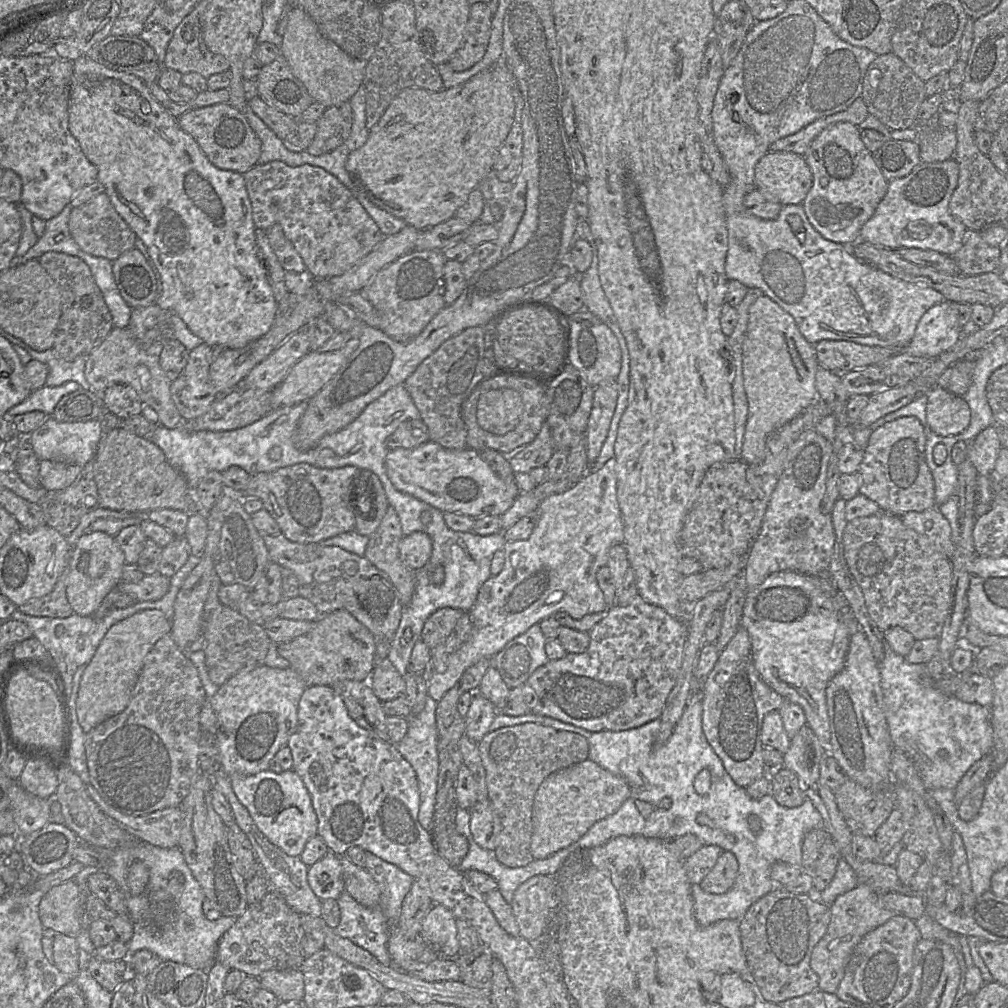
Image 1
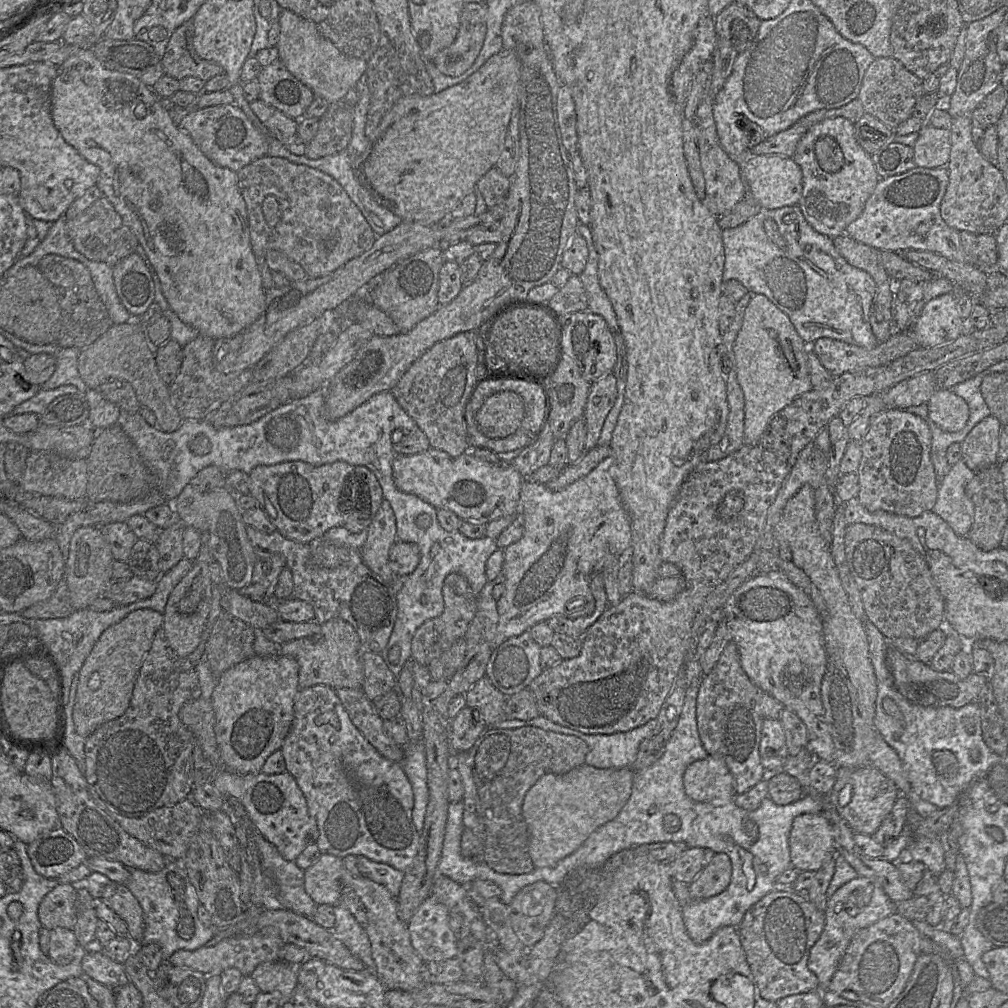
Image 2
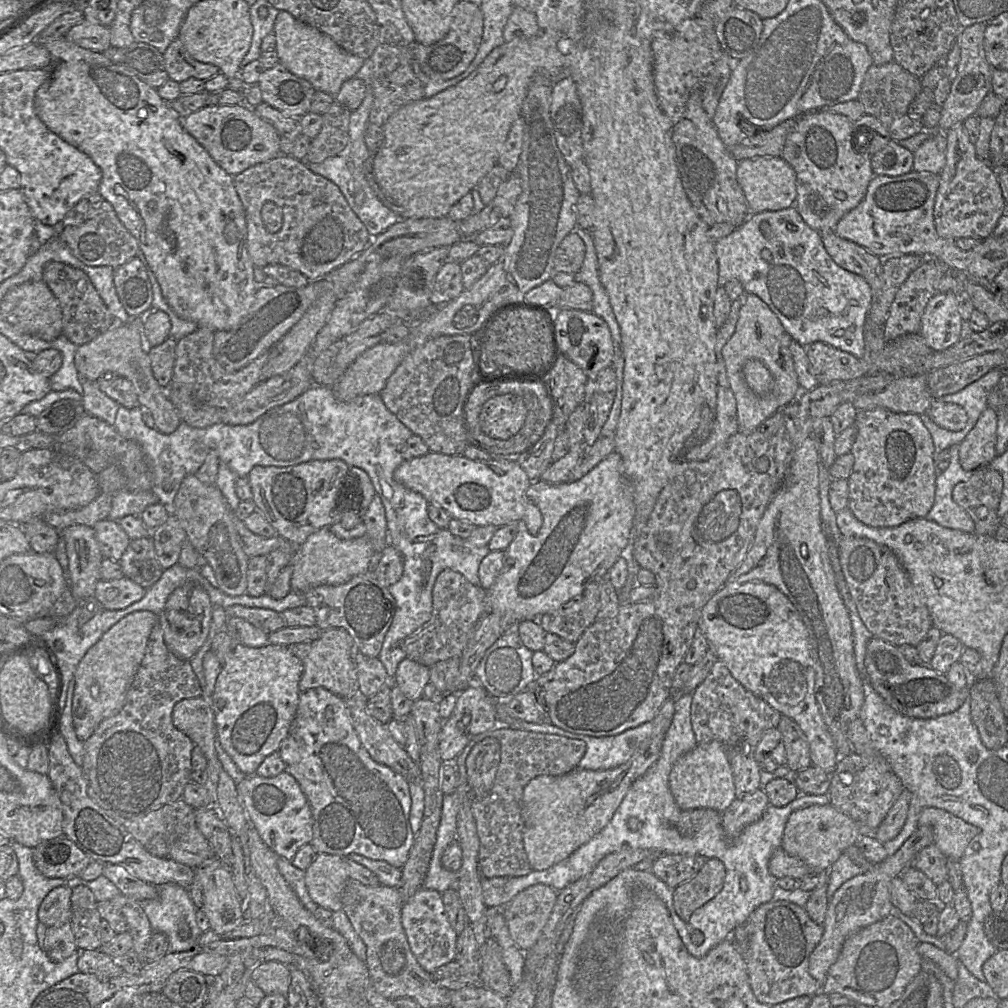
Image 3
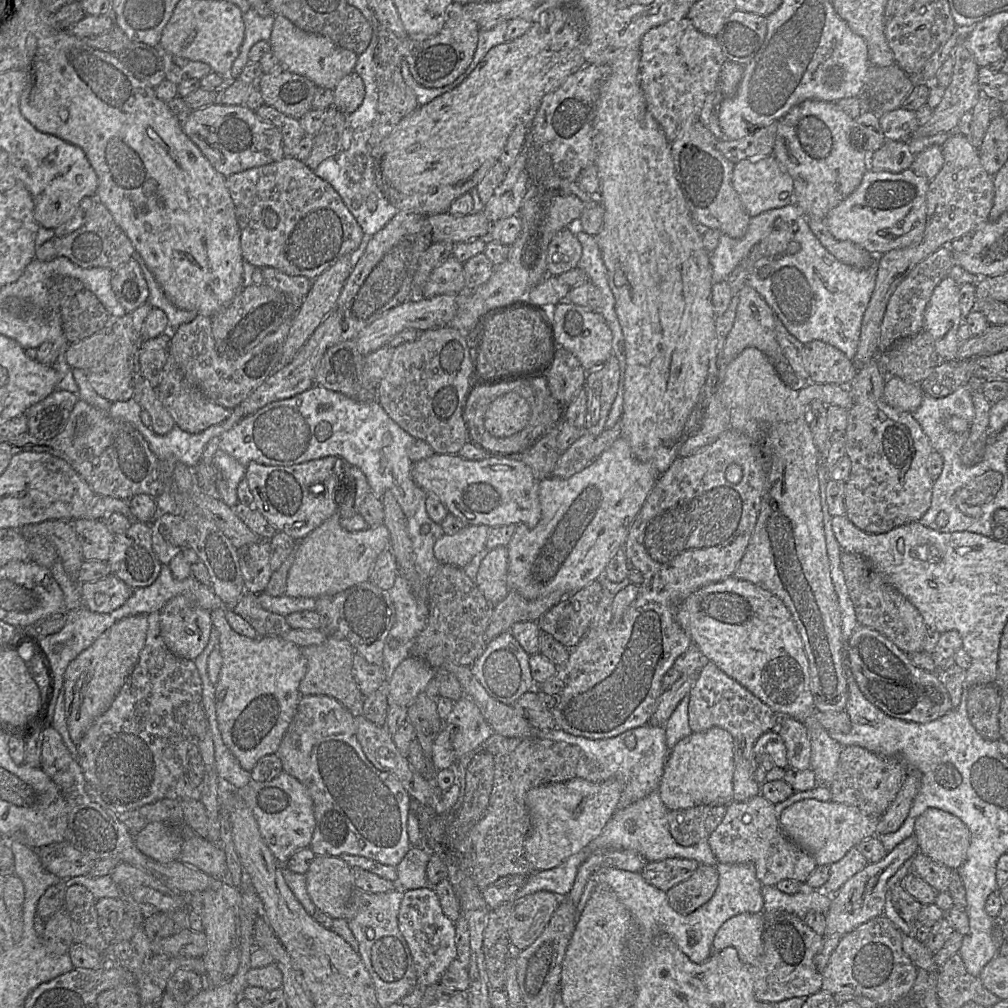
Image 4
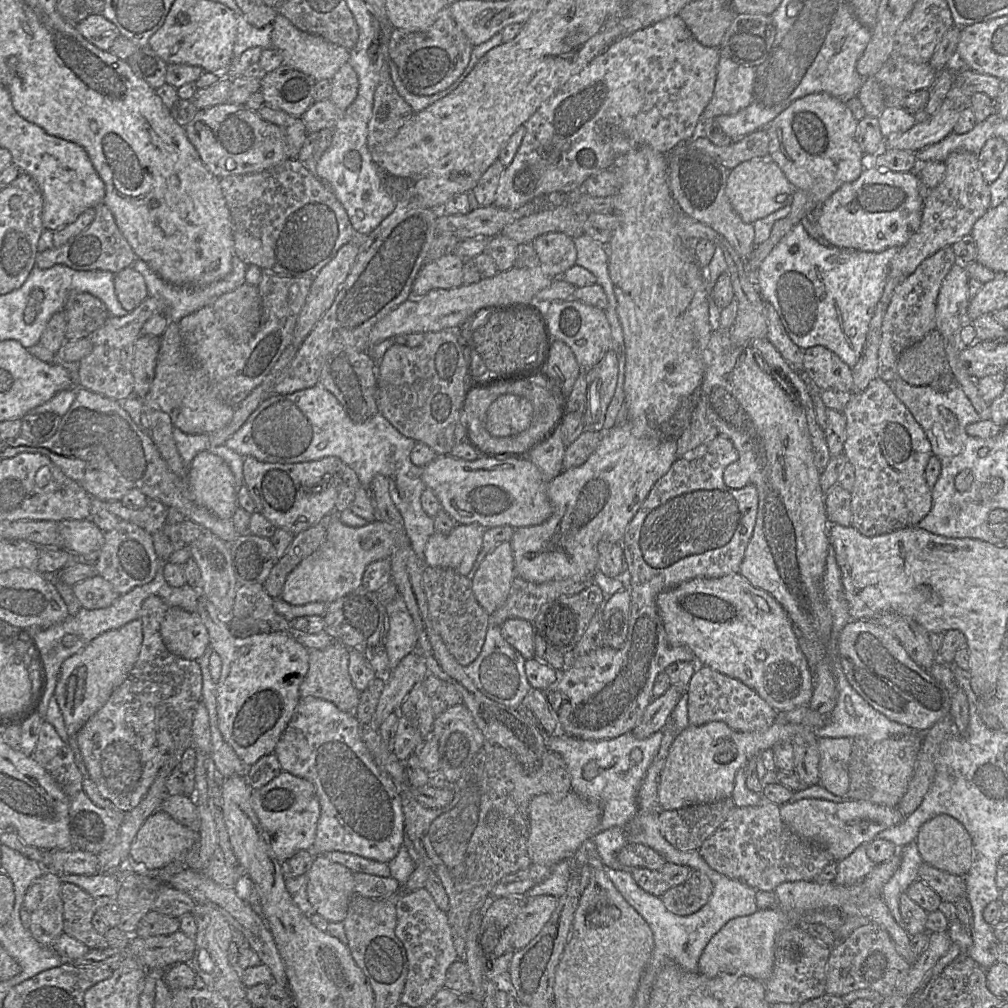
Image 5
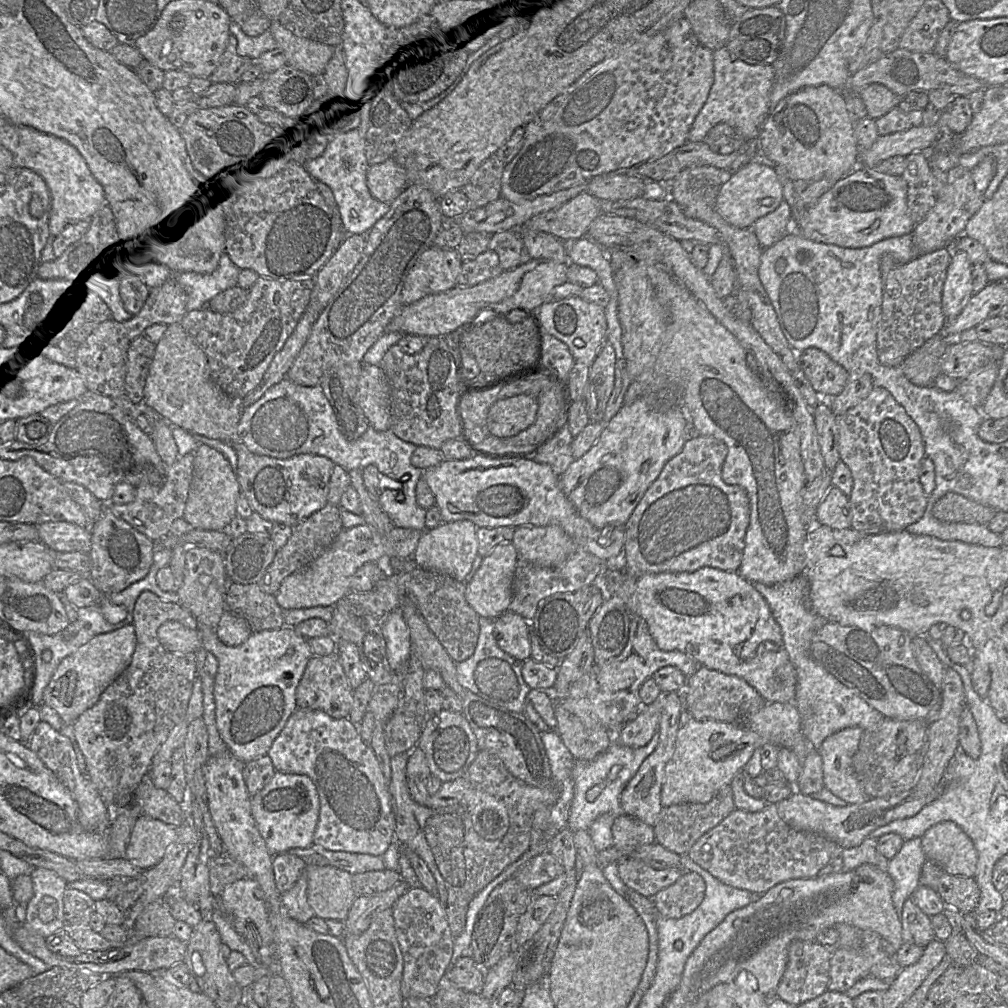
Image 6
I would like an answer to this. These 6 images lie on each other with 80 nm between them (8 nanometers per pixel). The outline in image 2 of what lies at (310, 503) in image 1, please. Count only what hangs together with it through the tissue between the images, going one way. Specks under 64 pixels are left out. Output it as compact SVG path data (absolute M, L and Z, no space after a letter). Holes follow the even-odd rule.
M301 461L258 466L249 474L250 496L259 502L276 530L285 538L303 544L315 544L331 528L344 526L345 513L340 508L340 502L346 484L351 483L349 480L353 470L353 465L342 461L321 466L312 466Z

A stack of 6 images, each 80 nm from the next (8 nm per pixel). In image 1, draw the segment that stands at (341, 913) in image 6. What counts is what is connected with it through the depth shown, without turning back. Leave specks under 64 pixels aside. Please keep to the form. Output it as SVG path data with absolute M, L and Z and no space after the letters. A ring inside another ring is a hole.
M328 852L308 869L308 883L318 898L338 899L344 891L341 858Z

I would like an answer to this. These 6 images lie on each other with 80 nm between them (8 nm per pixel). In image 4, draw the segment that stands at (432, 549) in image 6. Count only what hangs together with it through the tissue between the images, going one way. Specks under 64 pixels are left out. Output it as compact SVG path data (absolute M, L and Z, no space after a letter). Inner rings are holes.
M485 525L465 526L454 535L443 535L434 544L434 556L441 564L463 569L485 548L490 530L491 528Z

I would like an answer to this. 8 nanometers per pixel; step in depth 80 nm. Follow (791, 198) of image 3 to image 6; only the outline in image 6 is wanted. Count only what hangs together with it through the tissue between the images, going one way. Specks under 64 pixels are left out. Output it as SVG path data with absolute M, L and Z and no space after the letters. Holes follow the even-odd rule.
M755 159L733 173L724 183L716 198L716 211L730 225L746 229L754 222L773 212L783 200L783 186L775 170L775 165Z

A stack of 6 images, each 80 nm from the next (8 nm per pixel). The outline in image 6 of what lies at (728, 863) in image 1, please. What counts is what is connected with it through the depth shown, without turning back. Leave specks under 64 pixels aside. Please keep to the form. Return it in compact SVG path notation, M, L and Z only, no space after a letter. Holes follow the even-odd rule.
M683 872L671 886L652 898L658 914L667 919L680 919L693 913L703 902L706 883L697 873Z

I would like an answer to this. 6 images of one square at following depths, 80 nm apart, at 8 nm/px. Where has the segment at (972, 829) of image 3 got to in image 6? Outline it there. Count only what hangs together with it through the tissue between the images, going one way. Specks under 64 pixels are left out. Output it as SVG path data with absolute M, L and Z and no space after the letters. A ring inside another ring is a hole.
M940 822L922 836L926 859L947 874L972 878L976 872L977 851L972 840L954 822Z

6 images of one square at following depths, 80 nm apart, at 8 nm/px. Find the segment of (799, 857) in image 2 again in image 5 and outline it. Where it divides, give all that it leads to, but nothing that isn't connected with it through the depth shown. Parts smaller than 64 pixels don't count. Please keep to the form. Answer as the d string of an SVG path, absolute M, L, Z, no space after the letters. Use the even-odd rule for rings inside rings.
M823 799L787 802L780 805L780 816L791 831L824 847L834 861L841 861L848 857L858 846L868 844L878 833L899 824L906 818L897 807L849 799L839 803Z

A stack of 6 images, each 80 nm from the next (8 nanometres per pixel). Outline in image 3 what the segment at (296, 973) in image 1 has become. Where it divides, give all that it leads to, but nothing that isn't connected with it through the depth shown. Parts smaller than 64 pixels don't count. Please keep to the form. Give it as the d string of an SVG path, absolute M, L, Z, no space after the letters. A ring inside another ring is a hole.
M261 962L253 969L250 980L265 995L281 994L287 996L291 983L290 969L289 966L279 962Z

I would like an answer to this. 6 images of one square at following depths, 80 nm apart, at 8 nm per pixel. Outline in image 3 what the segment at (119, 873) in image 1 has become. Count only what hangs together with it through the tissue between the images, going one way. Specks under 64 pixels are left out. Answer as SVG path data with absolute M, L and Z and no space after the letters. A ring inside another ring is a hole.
M167 883L156 886L156 898L140 901L140 905L150 922L152 931L164 933L169 941L168 952L184 952L196 947L203 933L196 922L197 908L190 897L188 888Z

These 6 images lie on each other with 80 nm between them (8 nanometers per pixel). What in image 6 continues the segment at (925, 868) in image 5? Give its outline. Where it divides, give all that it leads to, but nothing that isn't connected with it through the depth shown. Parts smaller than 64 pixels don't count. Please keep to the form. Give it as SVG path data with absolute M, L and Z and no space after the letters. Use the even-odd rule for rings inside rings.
M946 872L938 880L937 893L946 907L954 908L963 915L974 913L980 898L980 889L974 877L953 876Z

